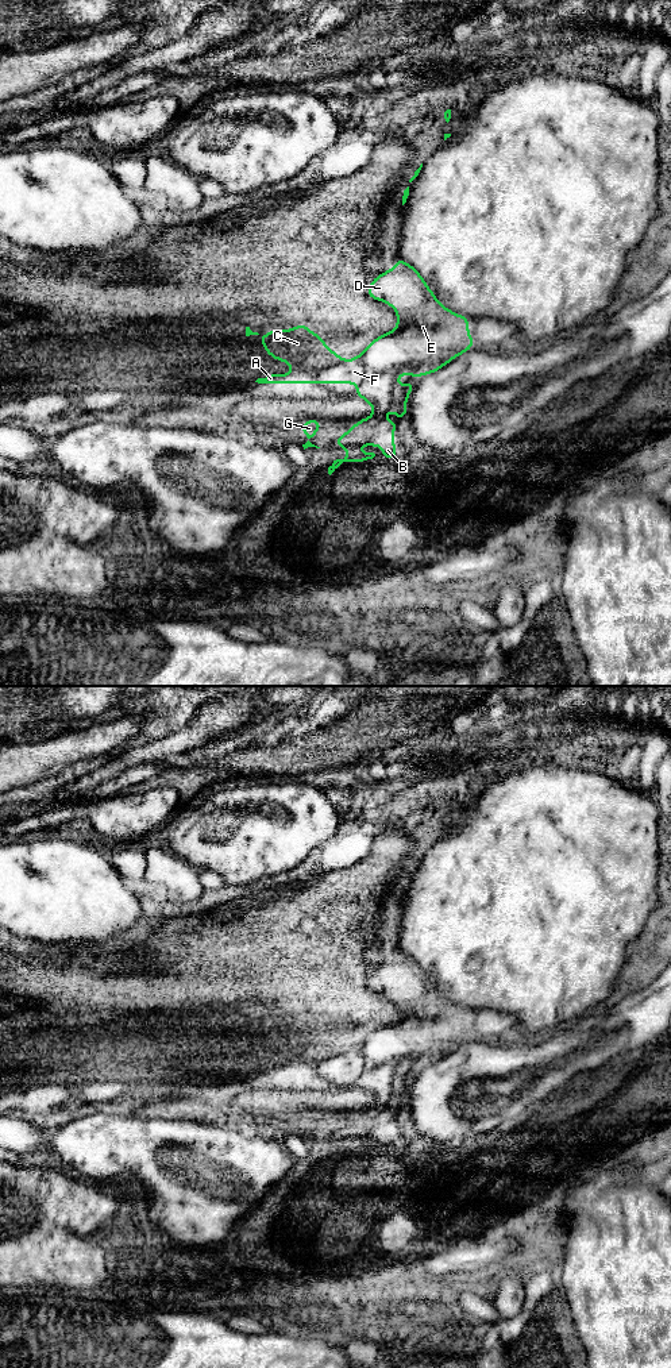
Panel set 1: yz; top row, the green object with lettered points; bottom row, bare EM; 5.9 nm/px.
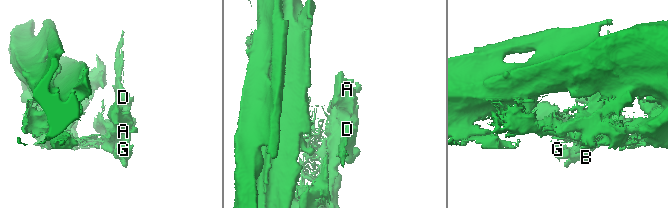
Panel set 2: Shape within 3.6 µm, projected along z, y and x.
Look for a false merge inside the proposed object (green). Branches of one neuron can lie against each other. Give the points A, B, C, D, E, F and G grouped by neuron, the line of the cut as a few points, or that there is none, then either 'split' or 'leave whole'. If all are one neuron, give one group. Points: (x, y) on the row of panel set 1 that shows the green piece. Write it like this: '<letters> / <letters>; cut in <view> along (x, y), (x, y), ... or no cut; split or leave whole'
A B D E F G / C; cut in yz along (343, 359), (328, 363), (321, 357), (305, 357), (292, 366); split

